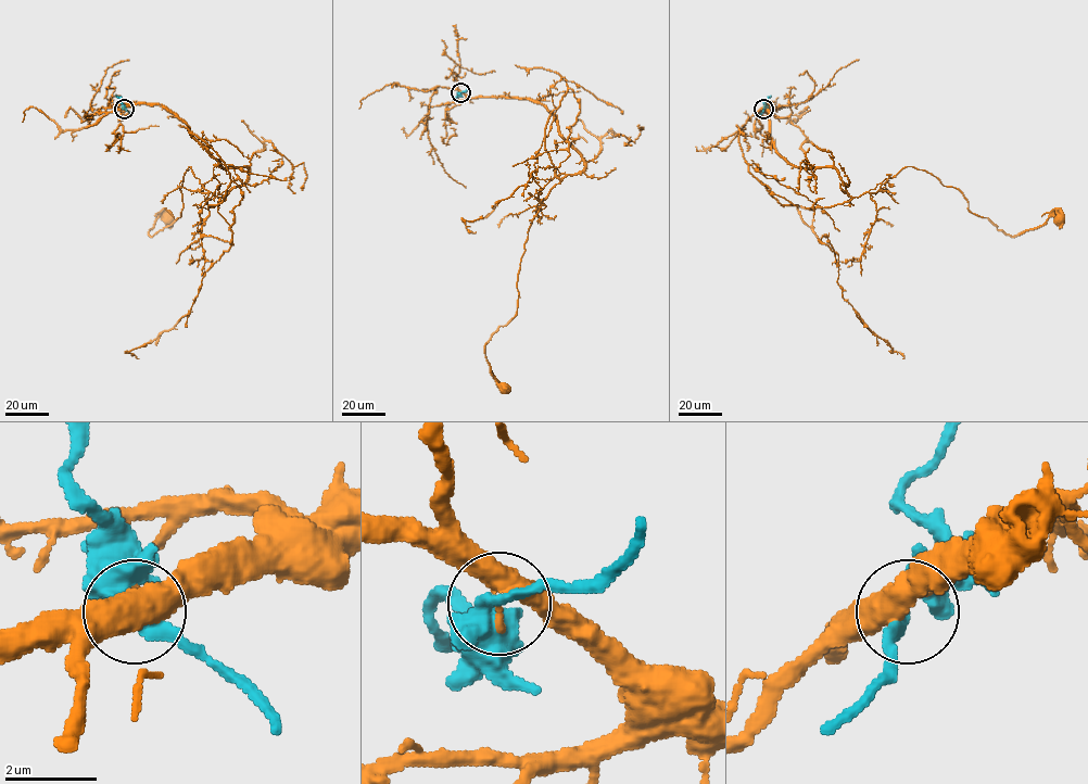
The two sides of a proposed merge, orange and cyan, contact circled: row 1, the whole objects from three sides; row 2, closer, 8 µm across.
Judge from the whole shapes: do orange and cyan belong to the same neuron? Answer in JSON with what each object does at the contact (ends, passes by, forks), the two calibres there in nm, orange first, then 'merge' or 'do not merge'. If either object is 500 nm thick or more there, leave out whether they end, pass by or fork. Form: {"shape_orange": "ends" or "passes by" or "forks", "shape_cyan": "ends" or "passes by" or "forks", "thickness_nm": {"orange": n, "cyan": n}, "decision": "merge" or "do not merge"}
{"shape_orange": "passes by", "shape_cyan": "passes by", "thickness_nm": {"orange": 480, "cyan": 300}, "decision": "do not merge"}

